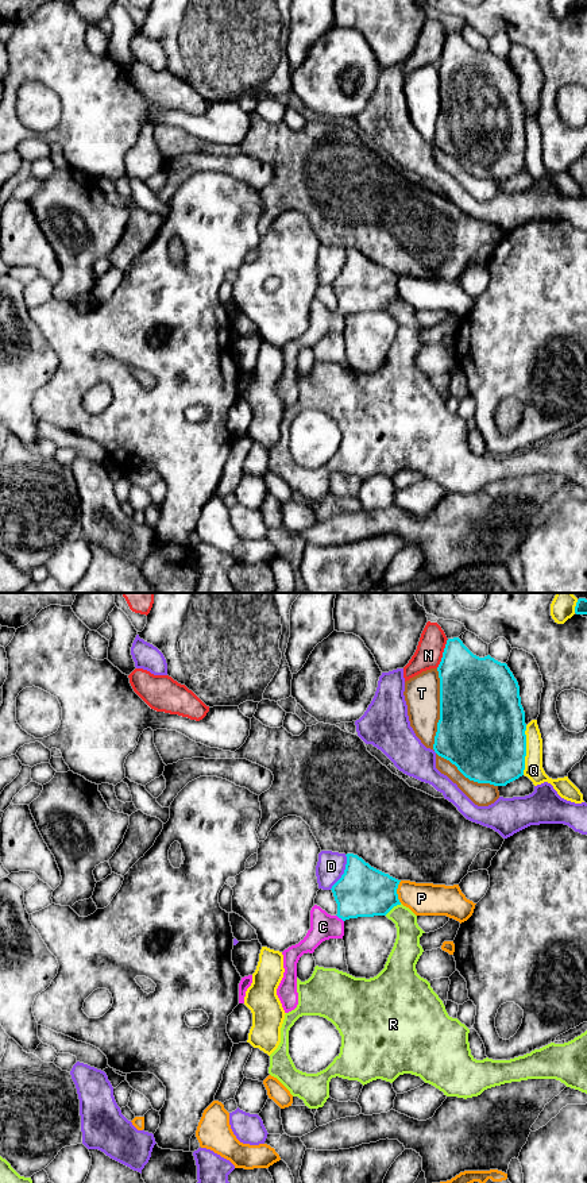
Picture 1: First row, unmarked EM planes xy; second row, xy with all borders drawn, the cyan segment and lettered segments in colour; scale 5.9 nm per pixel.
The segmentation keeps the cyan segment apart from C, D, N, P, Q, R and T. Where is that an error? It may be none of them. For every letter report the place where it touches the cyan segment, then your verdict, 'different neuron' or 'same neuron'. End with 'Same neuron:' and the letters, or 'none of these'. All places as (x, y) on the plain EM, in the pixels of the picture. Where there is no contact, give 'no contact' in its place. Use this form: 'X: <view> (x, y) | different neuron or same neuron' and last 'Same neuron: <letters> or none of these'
C: xy (340, 312) | same neuron
D: xy (344, 268) | different neuron
N: xy (443, 49) | different neuron
P: xy (396, 286) | different neuron
Q: xy (525, 145) | different neuron
R: xy (393, 301) | different neuron
T: xy (440, 104) | different neuron
Same neuron: C

